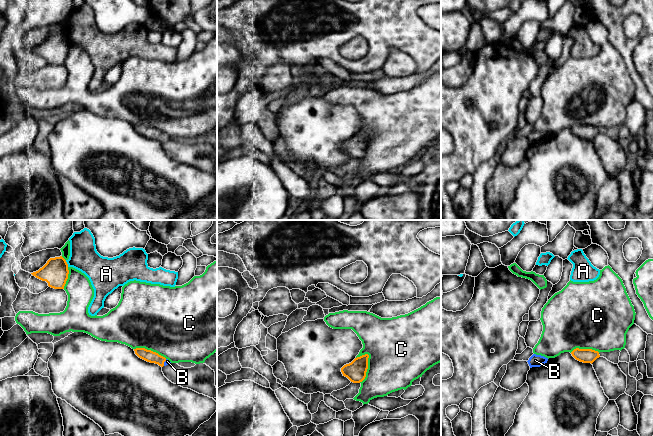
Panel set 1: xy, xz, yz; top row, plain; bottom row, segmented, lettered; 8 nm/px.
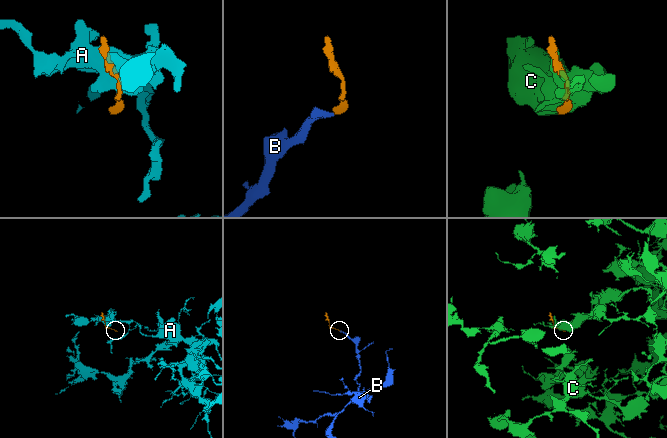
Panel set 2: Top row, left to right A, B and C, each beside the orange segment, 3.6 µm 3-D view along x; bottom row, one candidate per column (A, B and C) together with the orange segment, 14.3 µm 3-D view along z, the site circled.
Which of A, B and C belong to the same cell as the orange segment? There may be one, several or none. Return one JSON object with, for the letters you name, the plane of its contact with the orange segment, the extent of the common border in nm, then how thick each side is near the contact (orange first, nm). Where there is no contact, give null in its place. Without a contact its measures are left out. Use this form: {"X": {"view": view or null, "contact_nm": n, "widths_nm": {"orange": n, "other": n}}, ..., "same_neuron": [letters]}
{"B": {"view": "xy", "contact_nm": 60, "widths_nm": {"orange": 90, "other": 40}}, "same_neuron": ["B"]}

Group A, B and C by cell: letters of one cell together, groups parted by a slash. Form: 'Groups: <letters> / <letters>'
Groups: A / B / C

